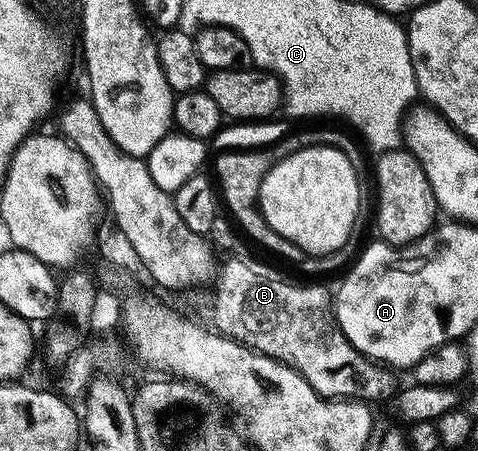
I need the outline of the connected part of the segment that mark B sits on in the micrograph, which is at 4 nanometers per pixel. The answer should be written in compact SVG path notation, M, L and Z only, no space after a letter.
M231 258L227 262L224 268L222 265L218 269L217 279L213 284L215 301L211 304L211 316L215 319L214 331L222 332L229 339L238 340L240 344L246 344L262 356L278 360L294 372L301 373L305 382L313 386L315 393L326 399L386 402L395 395L396 373L388 365L371 360L358 352L341 330L335 317L333 292L330 287L327 289L323 284L294 284L293 281L286 280L277 269L262 264L259 258L252 258L249 262Z

